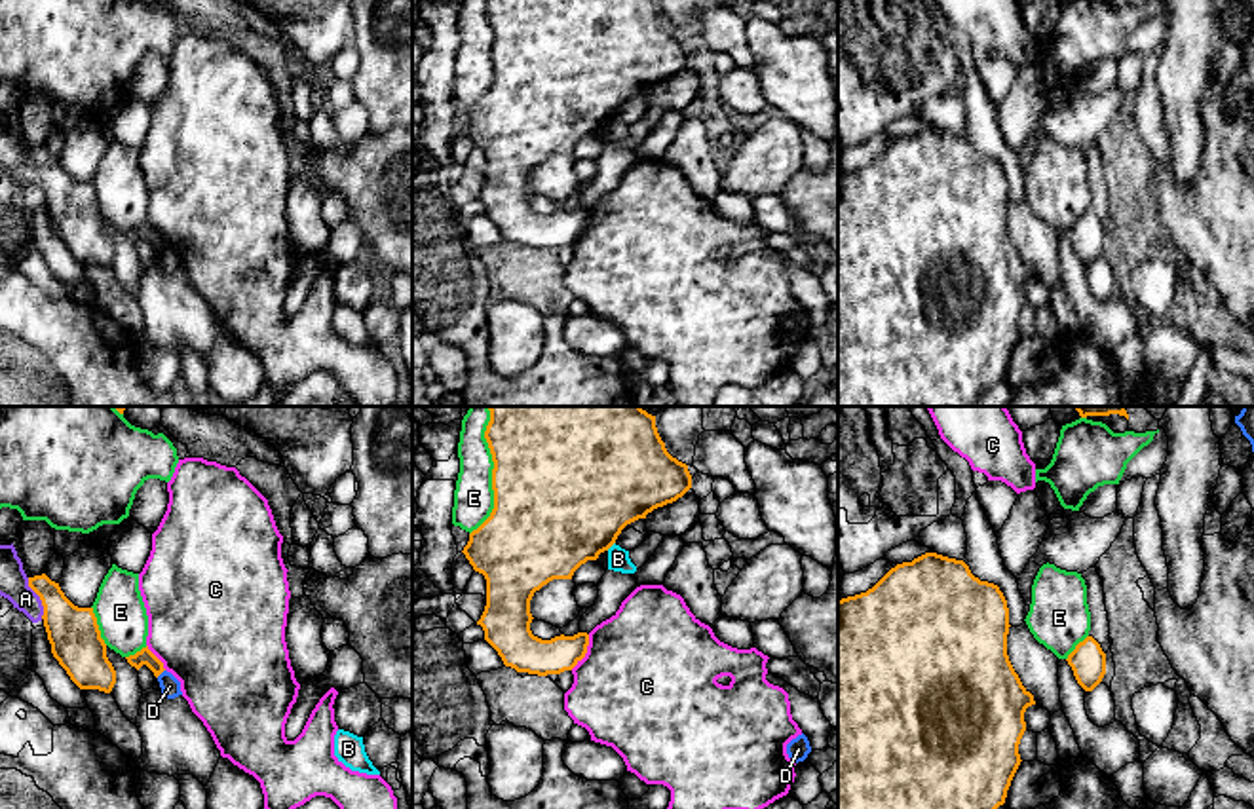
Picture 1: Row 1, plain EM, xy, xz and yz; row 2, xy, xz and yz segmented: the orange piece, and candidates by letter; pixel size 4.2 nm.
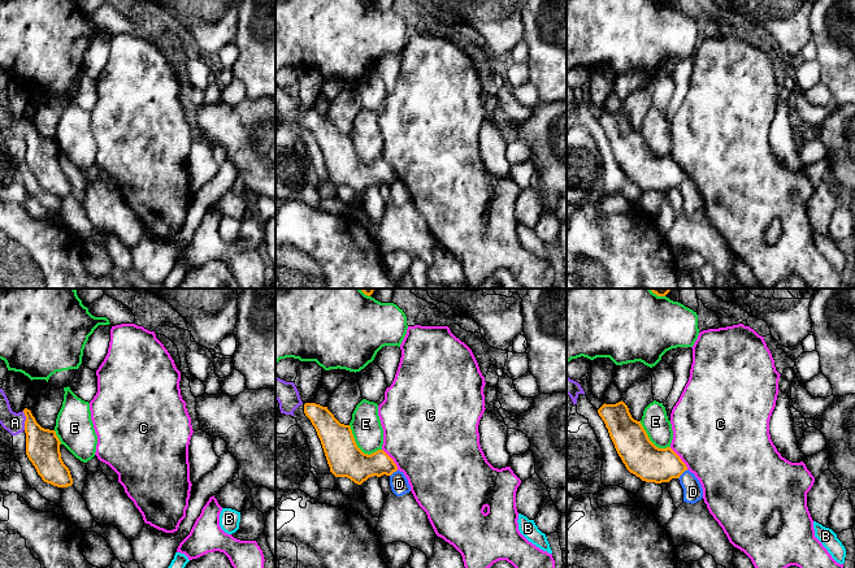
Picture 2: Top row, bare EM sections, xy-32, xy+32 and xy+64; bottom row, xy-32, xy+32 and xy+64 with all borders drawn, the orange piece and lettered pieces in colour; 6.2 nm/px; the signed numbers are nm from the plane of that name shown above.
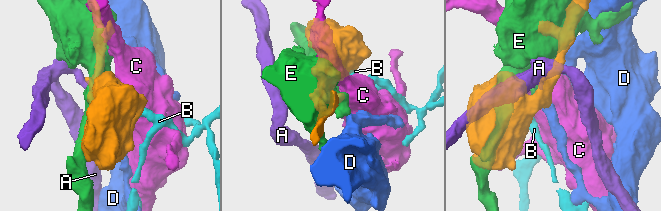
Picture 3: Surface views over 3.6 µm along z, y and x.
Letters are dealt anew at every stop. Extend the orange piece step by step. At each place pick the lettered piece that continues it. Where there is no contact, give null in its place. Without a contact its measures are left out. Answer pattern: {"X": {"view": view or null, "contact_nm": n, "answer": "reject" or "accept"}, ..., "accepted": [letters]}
{"A": {"view": "xy", "contact_nm": 190, "answer": "accept"}, "B": {"view": "xz", "contact_nm": 50, "answer": "reject"}, "C": {"view": "xz", "contact_nm": 170, "answer": "reject"}, "D": {"view": "xy", "contact_nm": 50, "answer": "reject"}, "E": {"view": "xz", "contact_nm": 460, "answer": "reject"}, "accepted": ["A"]}

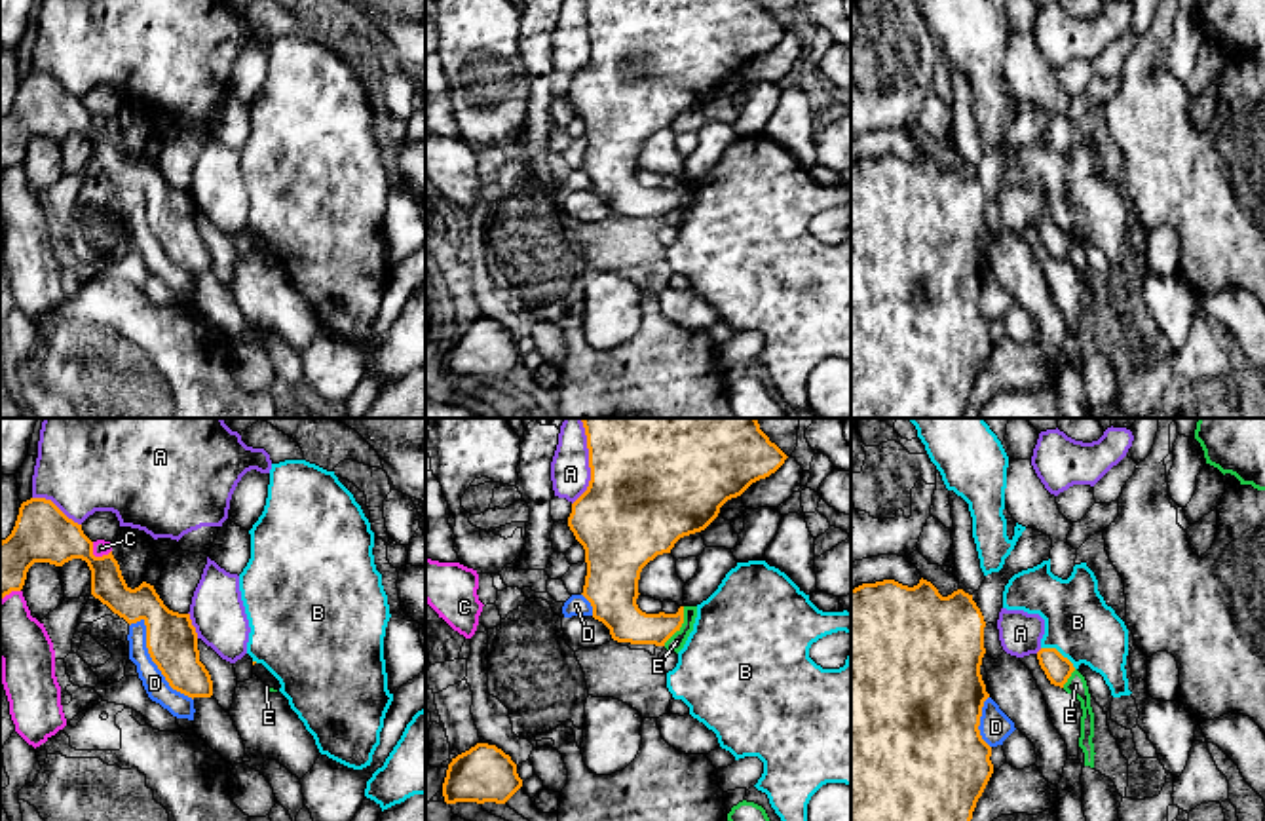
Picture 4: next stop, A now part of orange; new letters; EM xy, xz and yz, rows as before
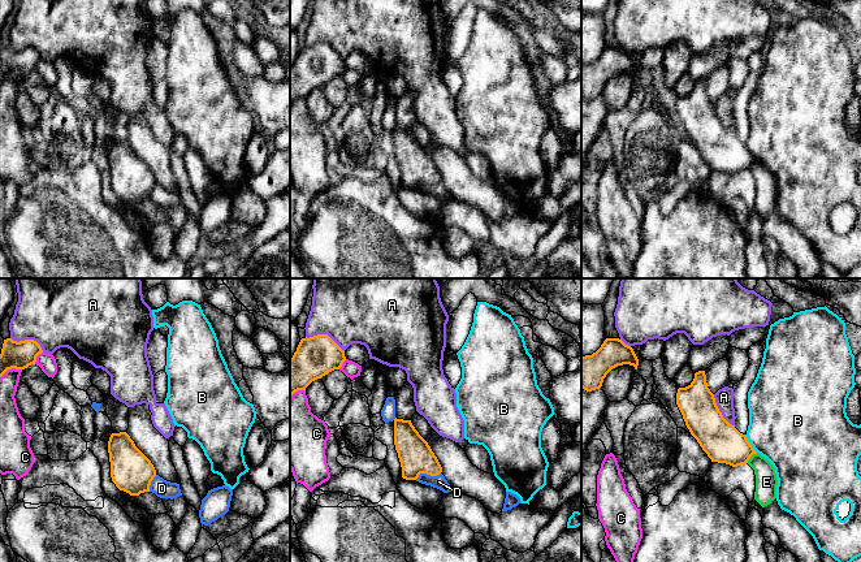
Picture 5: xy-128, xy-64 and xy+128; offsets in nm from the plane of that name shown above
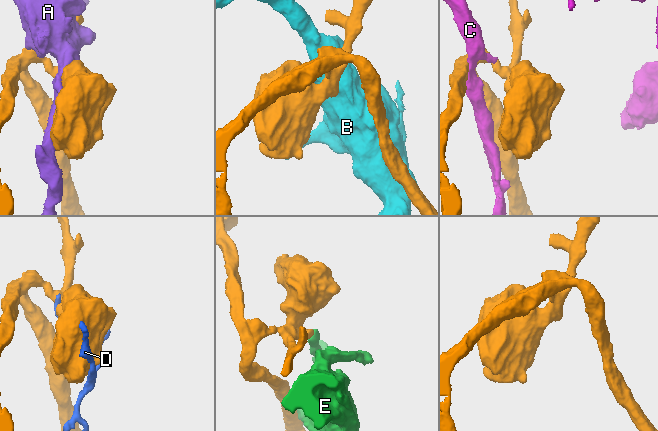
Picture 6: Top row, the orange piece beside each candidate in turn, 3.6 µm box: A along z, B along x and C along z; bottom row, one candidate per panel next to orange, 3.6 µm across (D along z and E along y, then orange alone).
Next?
{"A": {"view": "xz", "contact_nm": 340, "answer": "reject"}, "B": {"view": "yz", "contact_nm": 180, "answer": "reject"}, "C": {"view": "xy", "contact_nm": 100, "answer": "reject"}, "D": {"view": "xy", "contact_nm": 420, "answer": "reject"}, "E": {"view": "xz", "contact_nm": 190, "answer": "reject"}, "accepted": []}

